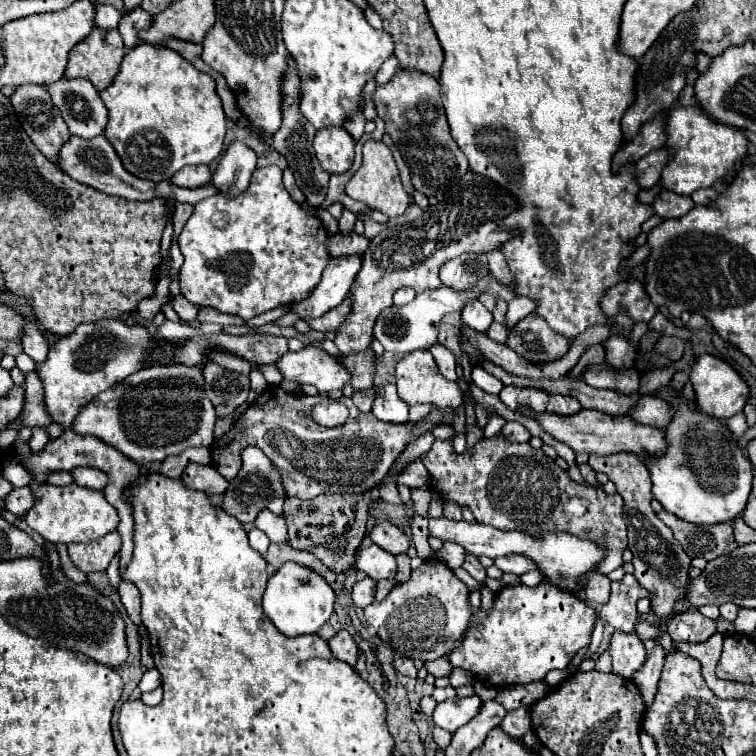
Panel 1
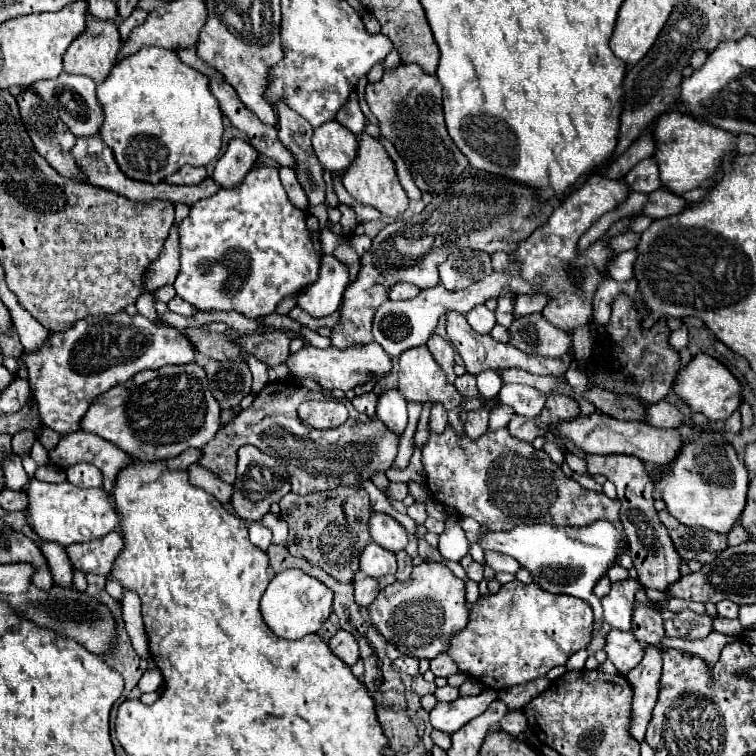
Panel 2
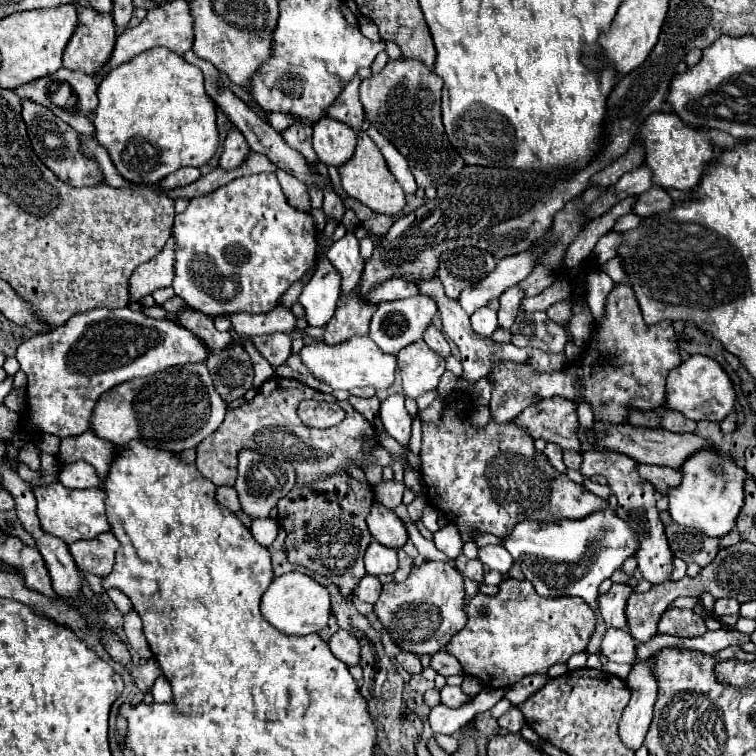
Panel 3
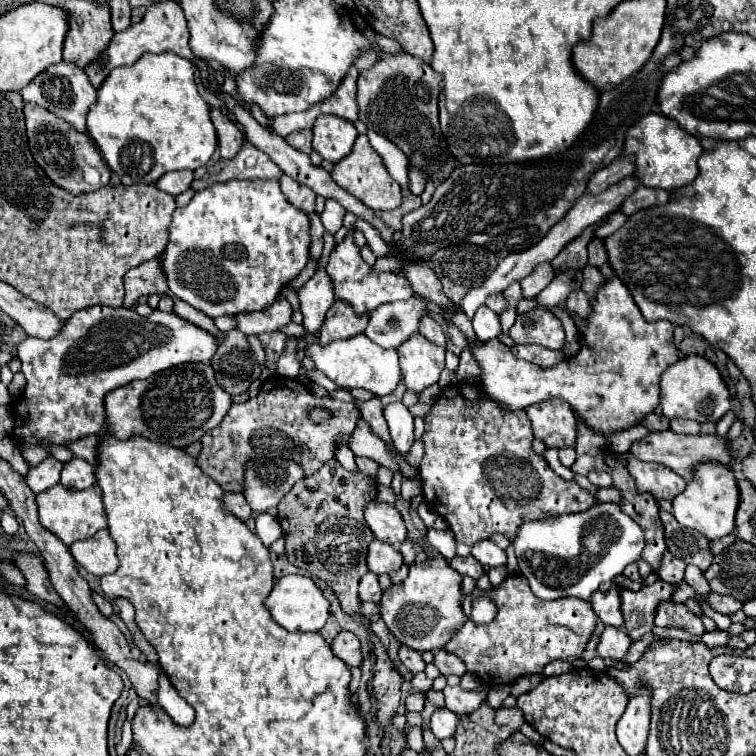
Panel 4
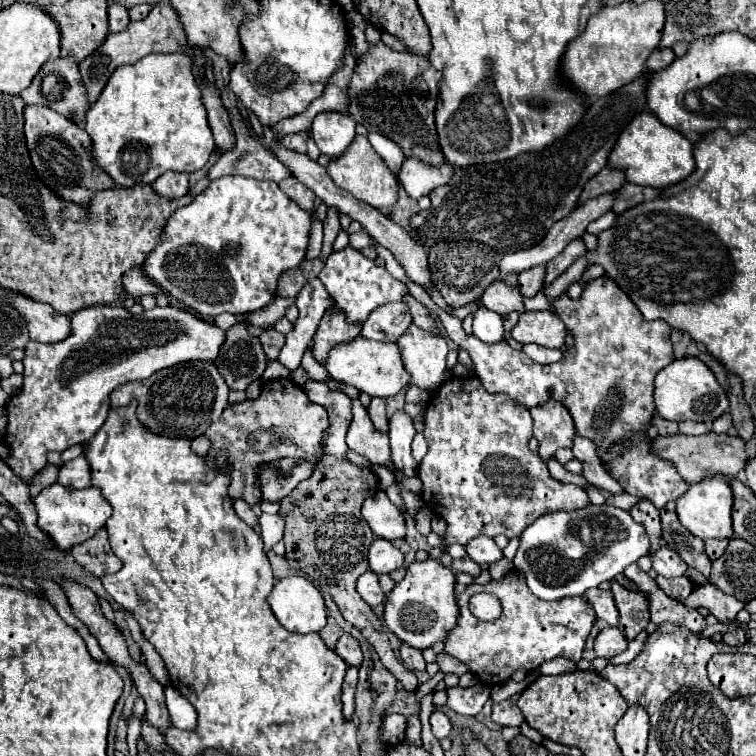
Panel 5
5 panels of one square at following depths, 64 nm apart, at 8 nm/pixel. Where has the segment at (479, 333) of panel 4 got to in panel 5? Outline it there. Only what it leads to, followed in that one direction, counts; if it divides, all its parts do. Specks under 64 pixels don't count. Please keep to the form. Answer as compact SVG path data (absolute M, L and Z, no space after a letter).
M482 306L474 314L474 336L478 336L486 344L496 344L496 342L504 340L502 316Z

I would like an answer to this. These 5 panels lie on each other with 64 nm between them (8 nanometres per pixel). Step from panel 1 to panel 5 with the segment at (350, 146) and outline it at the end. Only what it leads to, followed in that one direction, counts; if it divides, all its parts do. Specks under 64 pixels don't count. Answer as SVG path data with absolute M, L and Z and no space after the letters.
M320 112L312 120L312 134L322 154L338 158L354 140L356 122L350 114L342 112Z

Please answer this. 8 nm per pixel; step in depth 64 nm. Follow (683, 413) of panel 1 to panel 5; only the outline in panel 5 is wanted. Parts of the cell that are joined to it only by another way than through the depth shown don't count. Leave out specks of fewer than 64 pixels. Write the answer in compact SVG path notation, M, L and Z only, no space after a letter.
M714 476L714 478L704 478L700 484L690 486L688 492L676 500L676 514L680 518L680 524L690 534L702 540L732 538L732 504L734 496L728 486L728 480L722 476Z

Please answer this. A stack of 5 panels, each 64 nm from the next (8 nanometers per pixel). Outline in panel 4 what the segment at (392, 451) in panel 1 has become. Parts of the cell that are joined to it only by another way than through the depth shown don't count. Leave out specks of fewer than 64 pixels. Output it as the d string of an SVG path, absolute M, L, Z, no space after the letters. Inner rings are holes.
M274 376L262 382L260 394L244 404L232 404L218 428L212 428L202 436L202 452L198 466L204 474L214 478L226 492L242 492L242 464L254 456L282 456L298 462L306 476L312 476L326 460L334 458L334 446L338 440L348 442L360 412L350 402L320 400L310 394L306 384ZM312 408L326 408L332 416L326 422L312 422L308 412Z

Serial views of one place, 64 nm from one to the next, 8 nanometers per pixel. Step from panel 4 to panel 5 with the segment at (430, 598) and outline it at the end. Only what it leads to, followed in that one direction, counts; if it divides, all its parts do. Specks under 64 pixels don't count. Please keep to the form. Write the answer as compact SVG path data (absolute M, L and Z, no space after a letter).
M428 558L424 562L414 562L406 568L402 582L386 596L384 602L384 622L390 632L394 632L402 642L414 648L430 648L438 642L444 642L448 632L456 626L458 604L456 604L456 576L450 568Z

